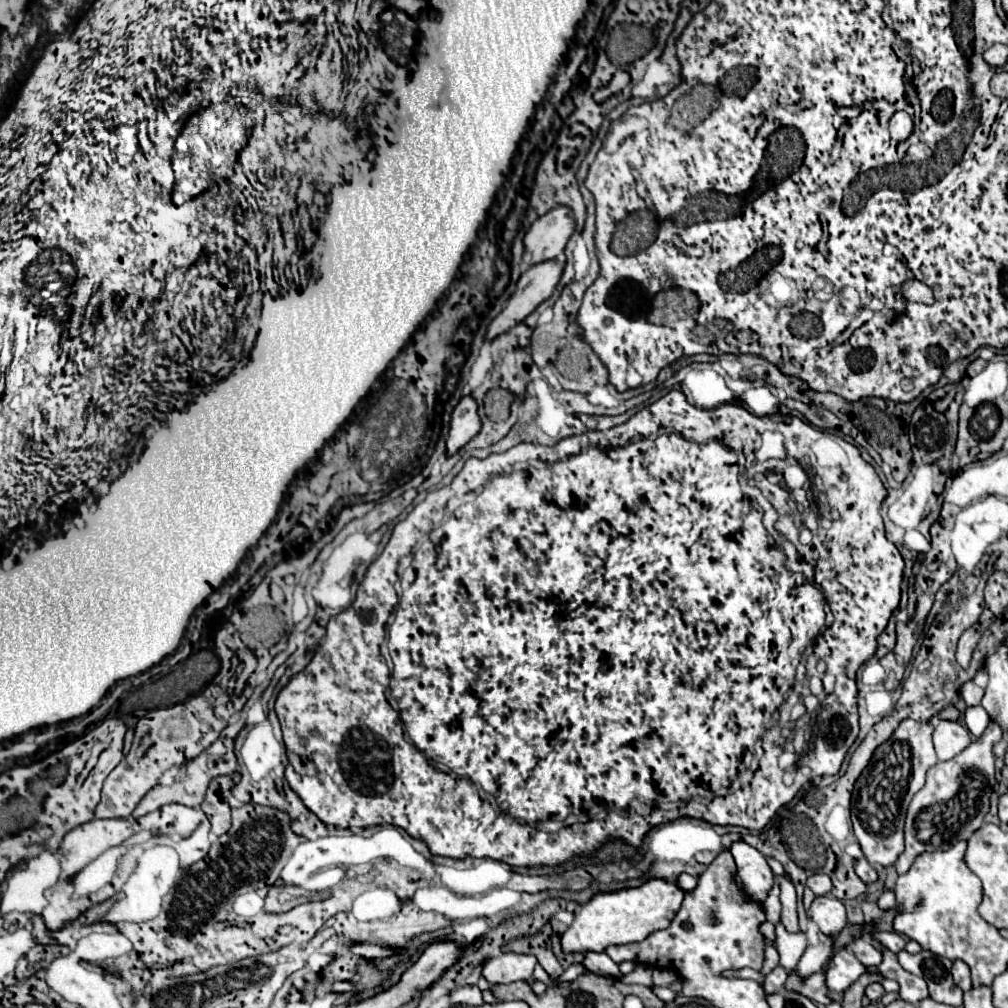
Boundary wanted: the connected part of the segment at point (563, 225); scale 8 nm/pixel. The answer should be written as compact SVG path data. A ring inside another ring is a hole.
M557 205L539 217L525 235L525 249L531 251L531 263L555 259L563 253L575 231L575 219L567 205Z

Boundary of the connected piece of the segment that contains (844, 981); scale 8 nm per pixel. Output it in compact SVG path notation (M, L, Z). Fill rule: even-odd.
M839 949L827 963L825 977L827 977L827 987L831 991L843 993L849 985L853 985L859 975L863 975L867 967L847 949Z

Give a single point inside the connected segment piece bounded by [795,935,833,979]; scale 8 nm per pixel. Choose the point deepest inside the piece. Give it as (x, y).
(816, 956)

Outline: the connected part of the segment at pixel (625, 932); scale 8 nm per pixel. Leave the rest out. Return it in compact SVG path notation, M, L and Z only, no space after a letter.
M651 879L637 889L621 889L617 893L599 893L575 911L571 927L561 937L563 953L603 953L611 945L639 943L651 933L669 927L683 901L683 891L675 883Z

